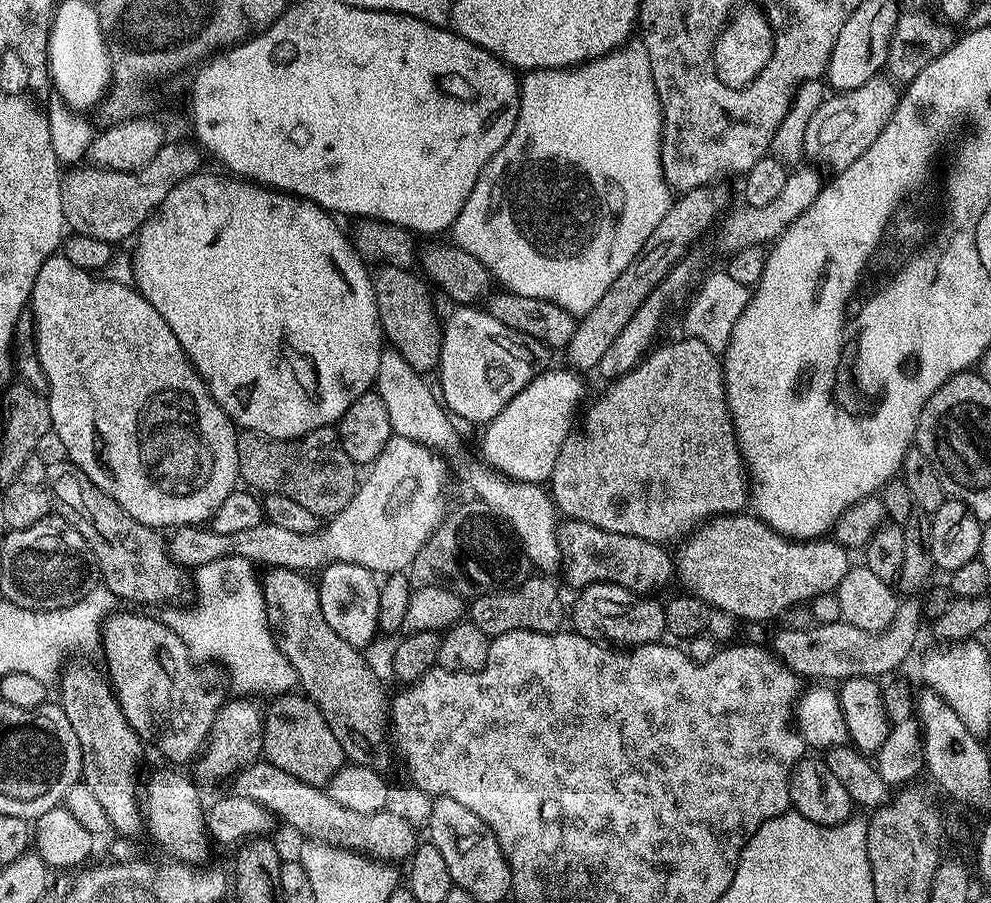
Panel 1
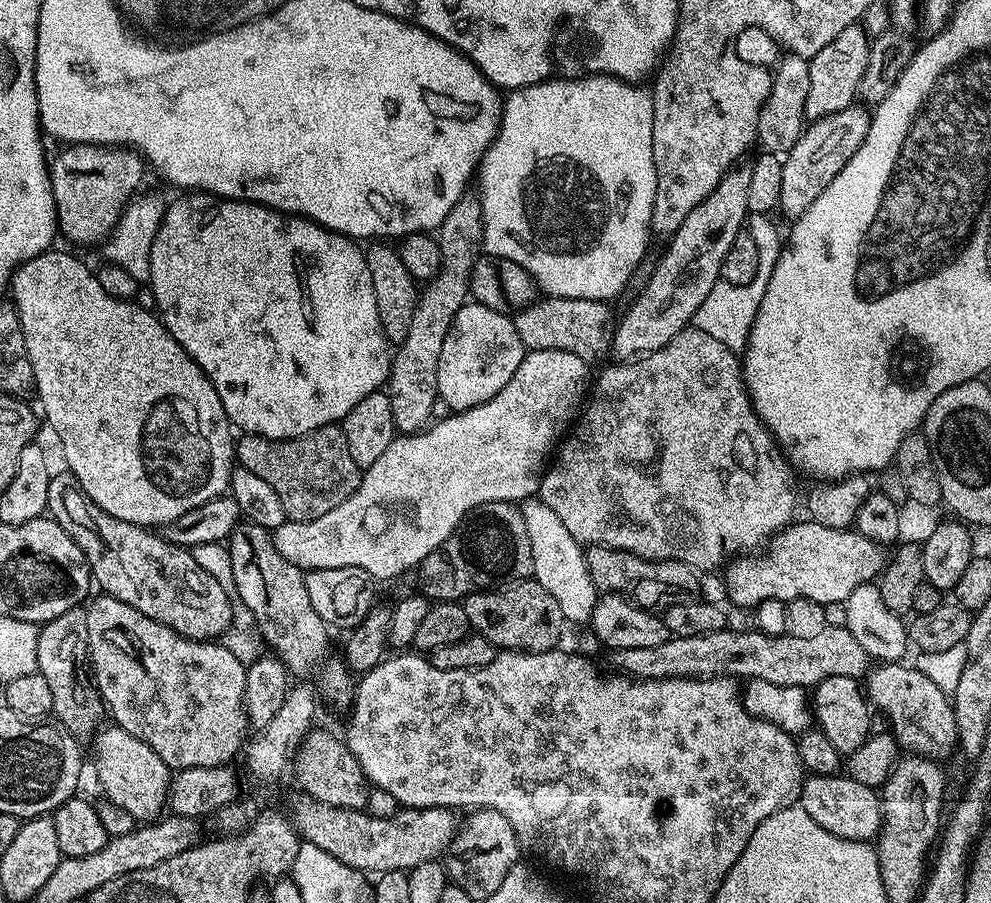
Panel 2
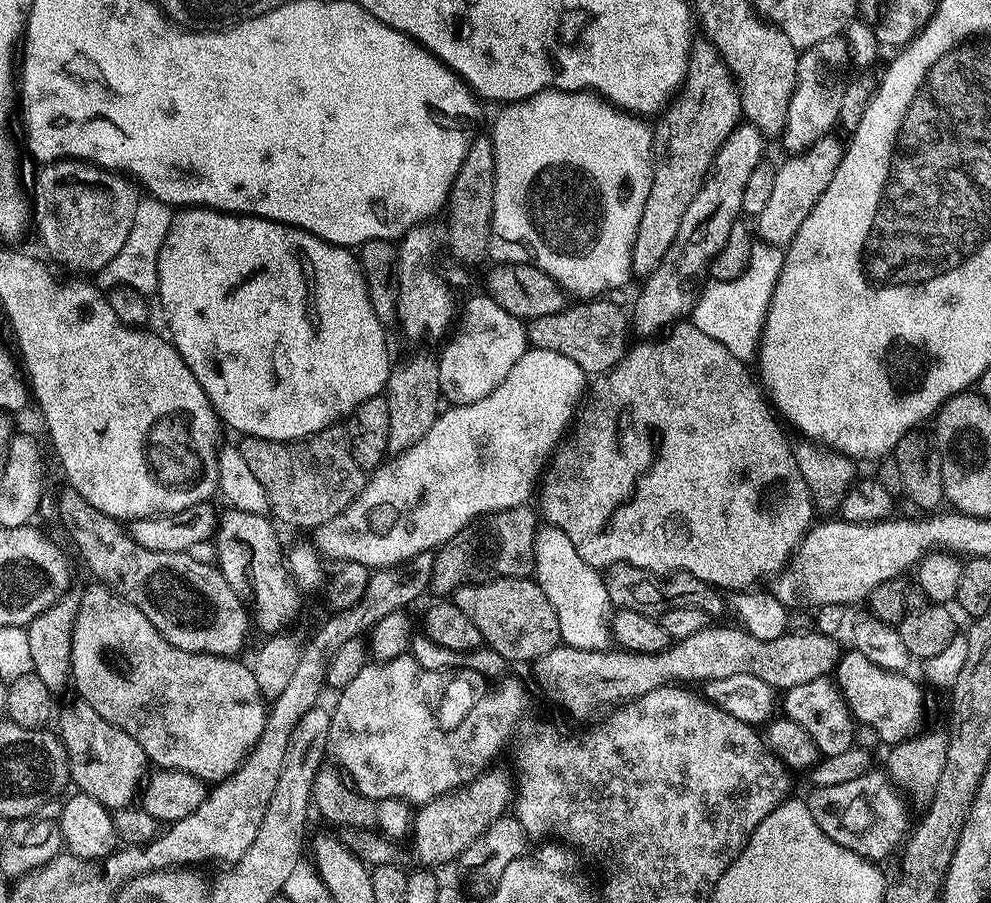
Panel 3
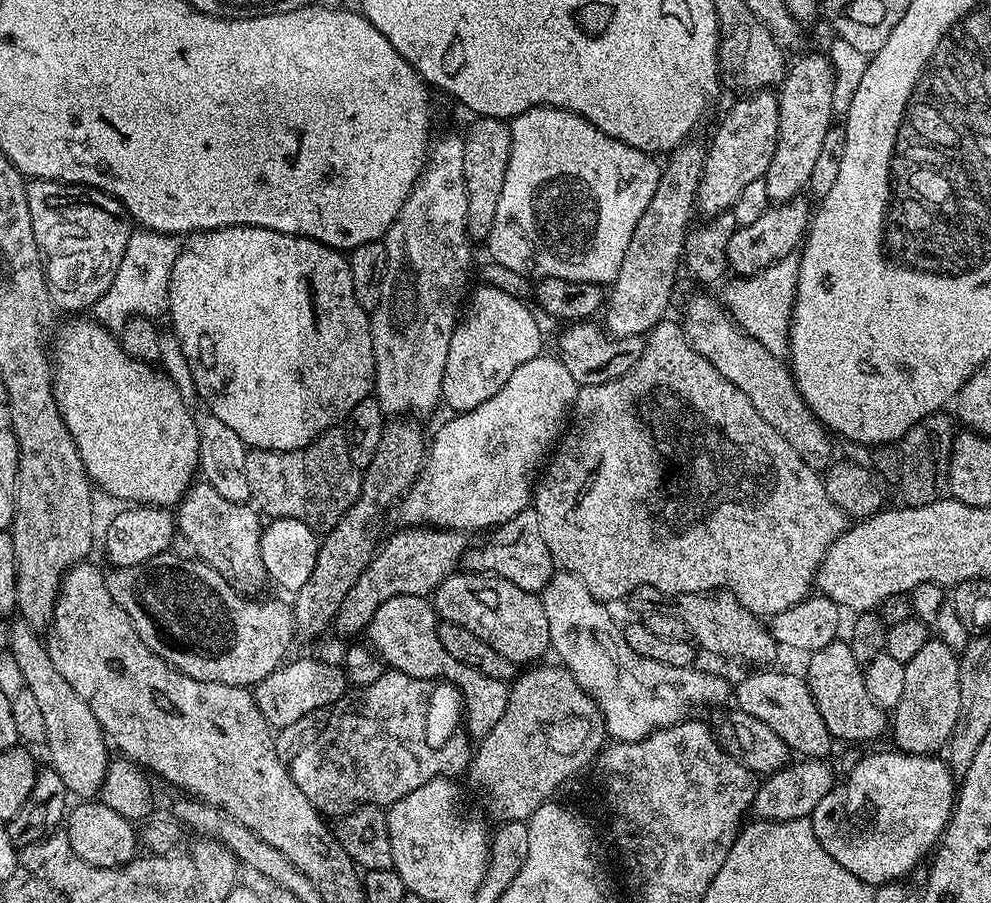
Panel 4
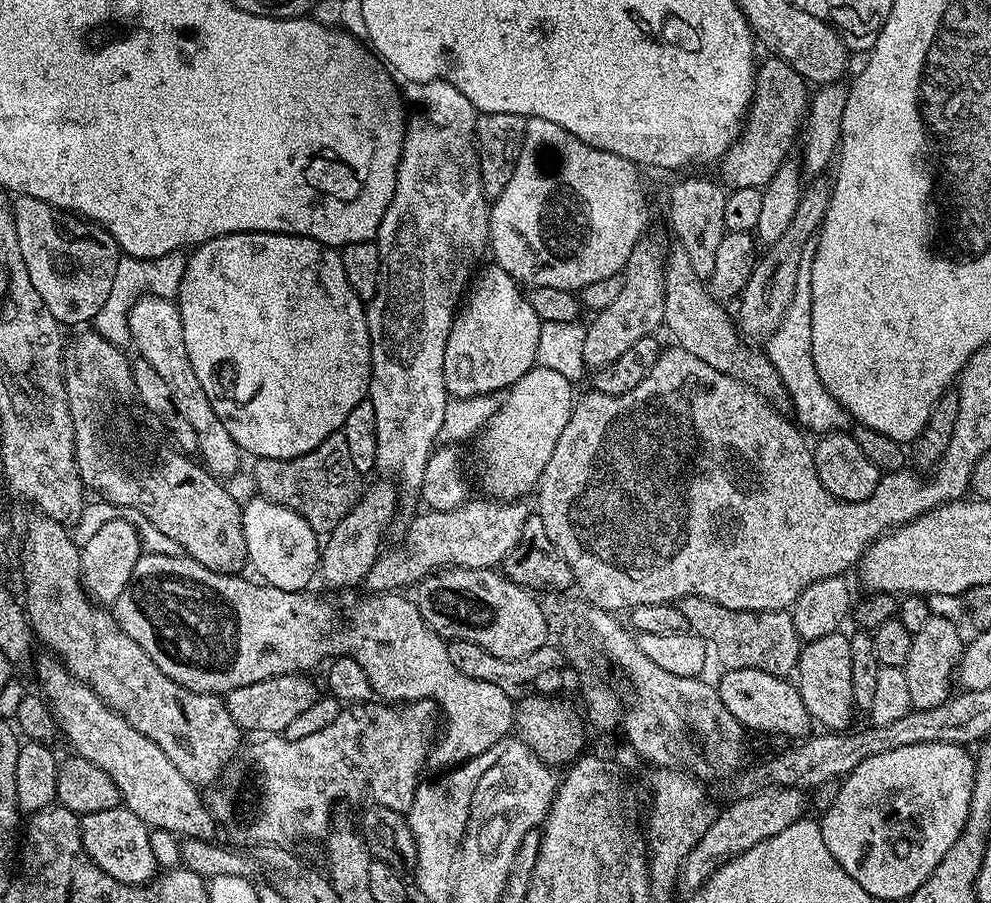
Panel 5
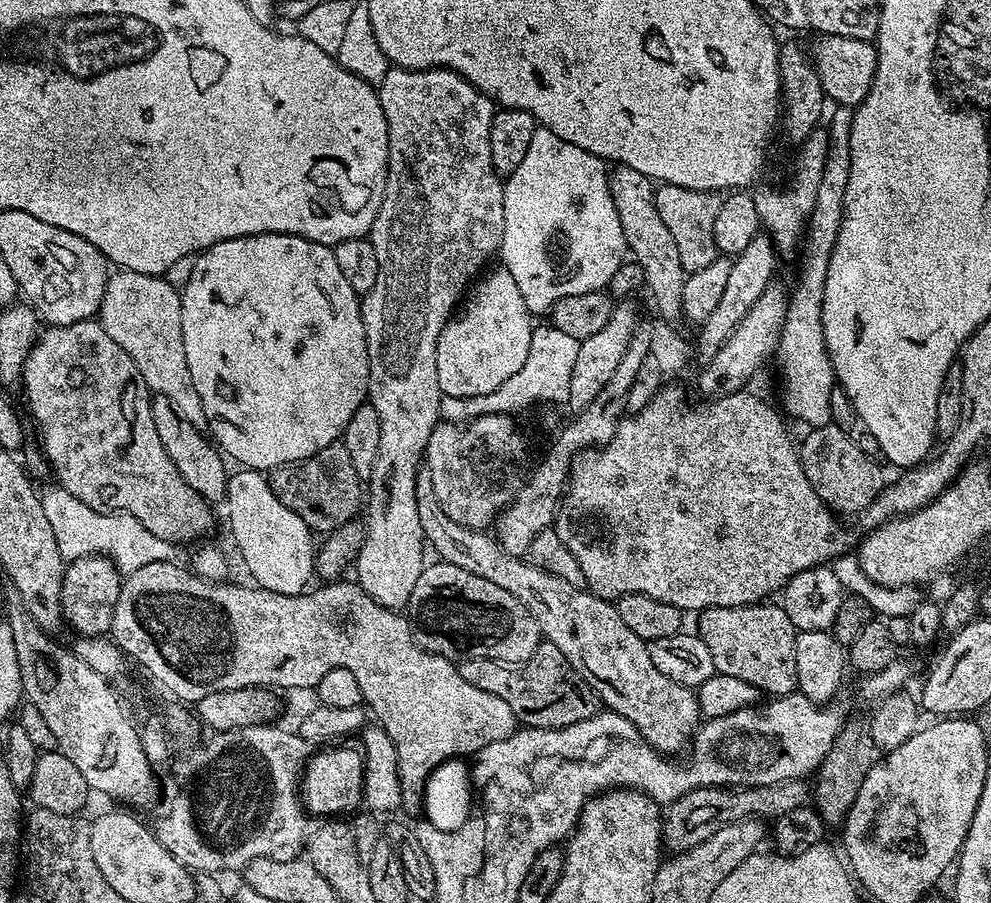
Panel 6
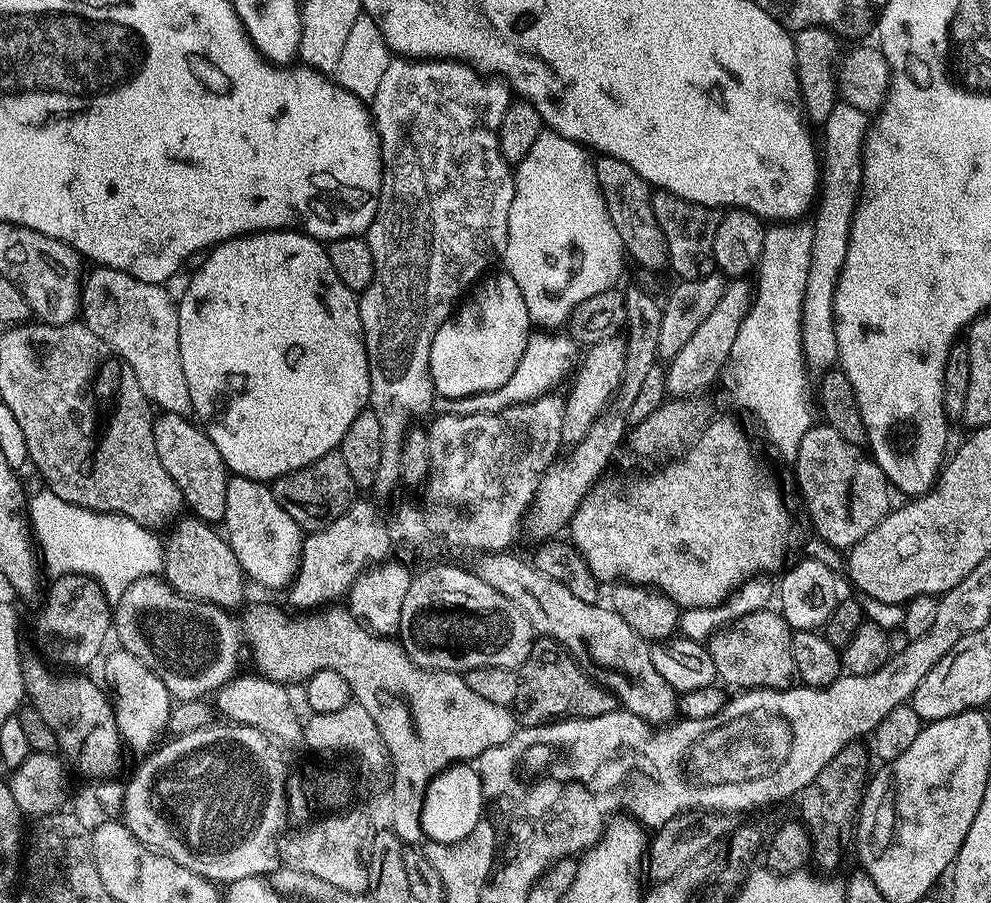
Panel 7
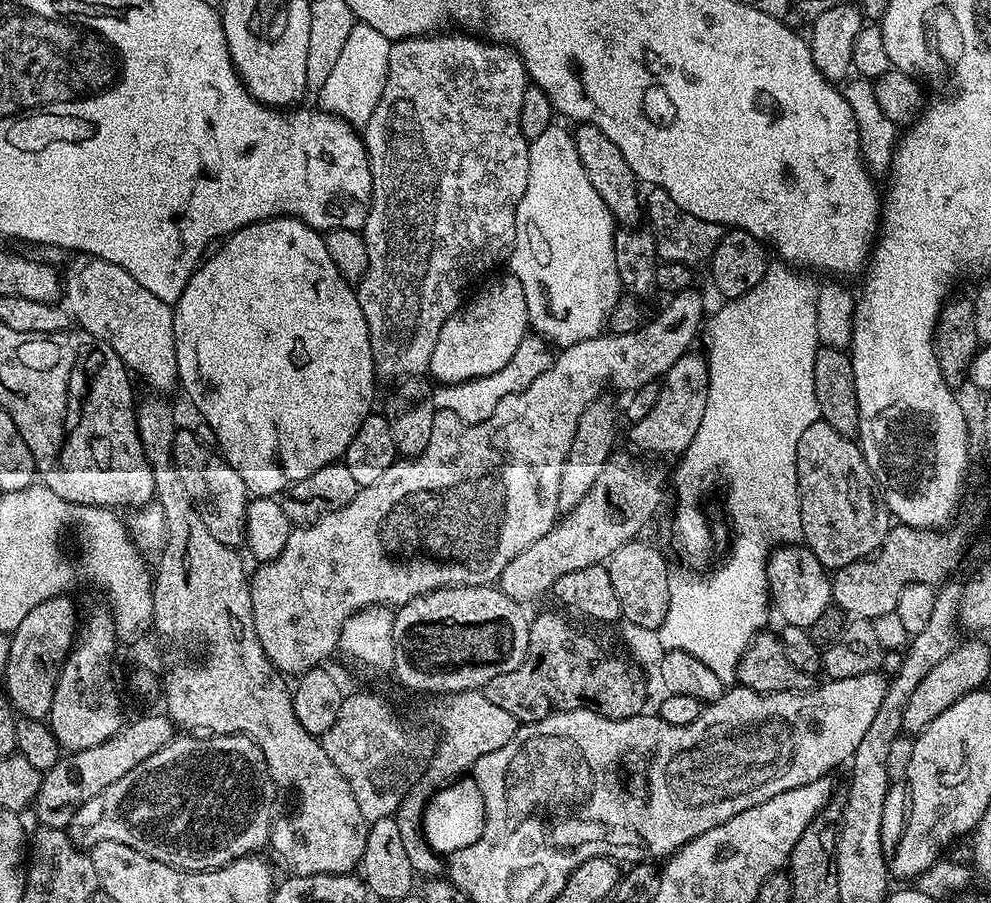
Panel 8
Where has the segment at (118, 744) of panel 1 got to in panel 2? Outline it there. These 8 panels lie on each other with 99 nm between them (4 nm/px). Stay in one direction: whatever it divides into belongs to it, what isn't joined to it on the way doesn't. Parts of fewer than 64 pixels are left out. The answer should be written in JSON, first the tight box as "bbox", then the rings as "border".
{"bbox":[36,606,106,738],"border":[[[77,606],[66,610],[53,620],[47,620],[39,625],[38,634],[38,666],[36,670],[46,678],[50,691],[54,697],[52,712],[61,720],[69,733],[77,738],[91,737],[101,727],[105,719],[106,709],[104,699],[96,692],[96,686],[90,679],[88,664],[88,631],[86,630],[87,611]]]}

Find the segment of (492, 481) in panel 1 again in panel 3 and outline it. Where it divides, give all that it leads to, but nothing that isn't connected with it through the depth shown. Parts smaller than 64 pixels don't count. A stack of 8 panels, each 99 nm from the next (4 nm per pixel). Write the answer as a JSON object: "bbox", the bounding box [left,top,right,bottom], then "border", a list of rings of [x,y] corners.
{"bbox":[536,526,614,651],"border":[[[544,526],[536,534],[536,585],[550,598],[554,614],[558,614],[561,641],[578,650],[602,651],[613,643],[612,617],[614,609],[601,569],[590,566],[562,530]]]}

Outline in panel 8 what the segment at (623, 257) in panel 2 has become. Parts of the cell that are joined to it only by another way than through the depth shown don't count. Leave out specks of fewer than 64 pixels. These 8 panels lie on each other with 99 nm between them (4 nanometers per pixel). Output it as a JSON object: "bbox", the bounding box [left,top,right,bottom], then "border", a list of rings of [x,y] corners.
{"bbox":[510,122,622,349],"border":[[[553,122],[538,138],[534,138],[528,145],[528,157],[530,158],[530,174],[526,178],[526,194],[522,194],[522,202],[518,202],[516,211],[516,244],[512,247],[510,257],[511,275],[522,282],[522,294],[526,294],[526,310],[528,311],[528,322],[533,333],[539,334],[553,345],[566,349],[572,344],[582,342],[586,338],[594,338],[605,331],[608,318],[611,316],[617,304],[622,299],[622,289],[618,278],[618,266],[614,262],[614,221],[606,202],[594,190],[590,178],[586,178],[586,170],[582,166],[582,158],[578,158],[578,146],[574,146],[574,138],[569,129],[559,128],[559,123]]]}

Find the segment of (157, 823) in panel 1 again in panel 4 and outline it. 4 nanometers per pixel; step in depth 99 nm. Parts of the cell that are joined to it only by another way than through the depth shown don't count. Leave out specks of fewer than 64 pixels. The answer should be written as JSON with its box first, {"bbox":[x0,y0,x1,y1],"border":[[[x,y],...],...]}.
{"bbox":[6,622,110,797],"border":[[[27,622],[19,623],[9,630],[6,648],[22,669],[27,691],[34,694],[38,707],[42,709],[46,725],[44,744],[52,759],[49,760],[50,766],[62,778],[73,797],[95,797],[103,786],[110,767],[106,733],[94,718],[90,706],[86,706],[86,702],[82,702],[82,698],[74,694],[70,682],[66,682],[66,678],[62,678],[62,674],[54,670],[54,662],[50,662],[45,641],[36,637],[39,636],[37,629]]]}

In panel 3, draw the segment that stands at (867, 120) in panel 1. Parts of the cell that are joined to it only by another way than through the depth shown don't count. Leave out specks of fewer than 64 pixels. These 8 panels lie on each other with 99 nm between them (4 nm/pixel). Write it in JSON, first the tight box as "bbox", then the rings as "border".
{"bbox":[754,135,844,246],"border":[[[835,135],[823,136],[807,152],[788,158],[776,169],[774,191],[770,194],[770,203],[762,209],[762,214],[755,217],[754,232],[763,243],[769,246],[787,246],[798,234],[802,222],[806,222],[806,214],[814,210],[818,198],[830,186],[830,178],[834,178],[834,170],[838,170],[840,159],[844,157],[844,148],[835,140]]]}

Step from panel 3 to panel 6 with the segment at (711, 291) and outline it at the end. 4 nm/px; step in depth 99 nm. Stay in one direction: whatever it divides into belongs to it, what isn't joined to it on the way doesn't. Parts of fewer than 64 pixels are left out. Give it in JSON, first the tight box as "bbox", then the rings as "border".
{"bbox":[776,106,853,429],"border":[[[843,106],[835,109],[828,129],[826,162],[822,166],[822,179],[818,186],[818,199],[808,219],[806,239],[802,244],[804,257],[800,260],[800,277],[796,289],[790,292],[788,312],[781,328],[776,360],[780,362],[780,388],[784,391],[783,411],[789,417],[808,424],[809,429],[831,424],[830,396],[837,387],[832,359],[826,350],[826,338],[822,334],[822,294],[826,294],[826,270],[830,270],[830,254],[834,254],[834,242],[844,213],[846,182],[850,182],[850,126],[853,109]]]}

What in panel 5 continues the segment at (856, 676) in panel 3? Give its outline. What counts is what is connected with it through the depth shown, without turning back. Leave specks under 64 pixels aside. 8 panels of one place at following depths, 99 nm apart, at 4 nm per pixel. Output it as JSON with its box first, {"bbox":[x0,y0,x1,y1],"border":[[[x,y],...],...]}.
{"bbox":[794,631,854,730],"border":[[[843,631],[831,632],[817,640],[807,641],[800,649],[794,683],[809,716],[821,729],[844,730],[852,720],[854,705],[850,690],[851,639]]]}

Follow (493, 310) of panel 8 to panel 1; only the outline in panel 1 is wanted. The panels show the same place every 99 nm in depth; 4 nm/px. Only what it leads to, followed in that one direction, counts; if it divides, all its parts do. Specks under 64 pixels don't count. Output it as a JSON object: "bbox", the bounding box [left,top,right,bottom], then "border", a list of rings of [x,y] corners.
{"bbox":[438,306,550,426],"border":[[[460,306],[455,311],[442,324],[438,392],[445,409],[457,421],[469,420],[483,426],[501,412],[514,394],[530,383],[538,370],[545,367],[544,359],[550,356],[550,352],[526,334],[502,326],[502,322],[483,307]]]}

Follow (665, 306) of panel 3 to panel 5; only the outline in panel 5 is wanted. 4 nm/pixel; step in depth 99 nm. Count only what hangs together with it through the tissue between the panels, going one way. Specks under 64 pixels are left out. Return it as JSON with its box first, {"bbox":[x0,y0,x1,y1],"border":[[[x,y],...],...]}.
{"bbox":[719,56,810,189],"border":[[[770,56],[759,65],[751,106],[739,139],[732,144],[721,161],[719,179],[727,189],[767,187],[787,156],[808,110],[810,88],[806,80],[782,59]]]}

